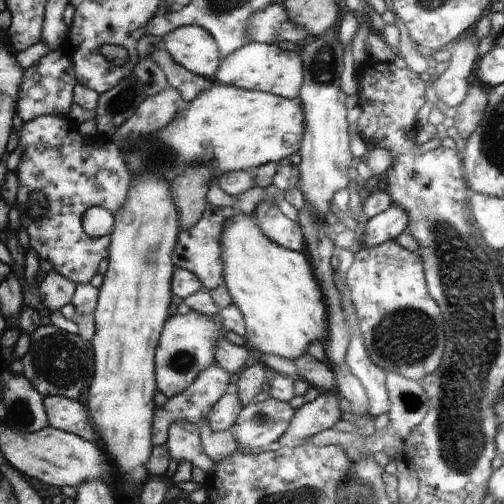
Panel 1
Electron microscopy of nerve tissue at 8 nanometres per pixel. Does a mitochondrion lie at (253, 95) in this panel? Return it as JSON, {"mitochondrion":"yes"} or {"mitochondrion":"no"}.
{"mitochondrion":"no"}

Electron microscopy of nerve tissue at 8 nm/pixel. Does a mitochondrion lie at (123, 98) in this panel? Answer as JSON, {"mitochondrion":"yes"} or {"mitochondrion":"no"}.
{"mitochondrion":"yes"}

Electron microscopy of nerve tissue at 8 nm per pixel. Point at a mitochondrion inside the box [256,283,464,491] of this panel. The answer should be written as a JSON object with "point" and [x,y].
{"point":[409,335]}

